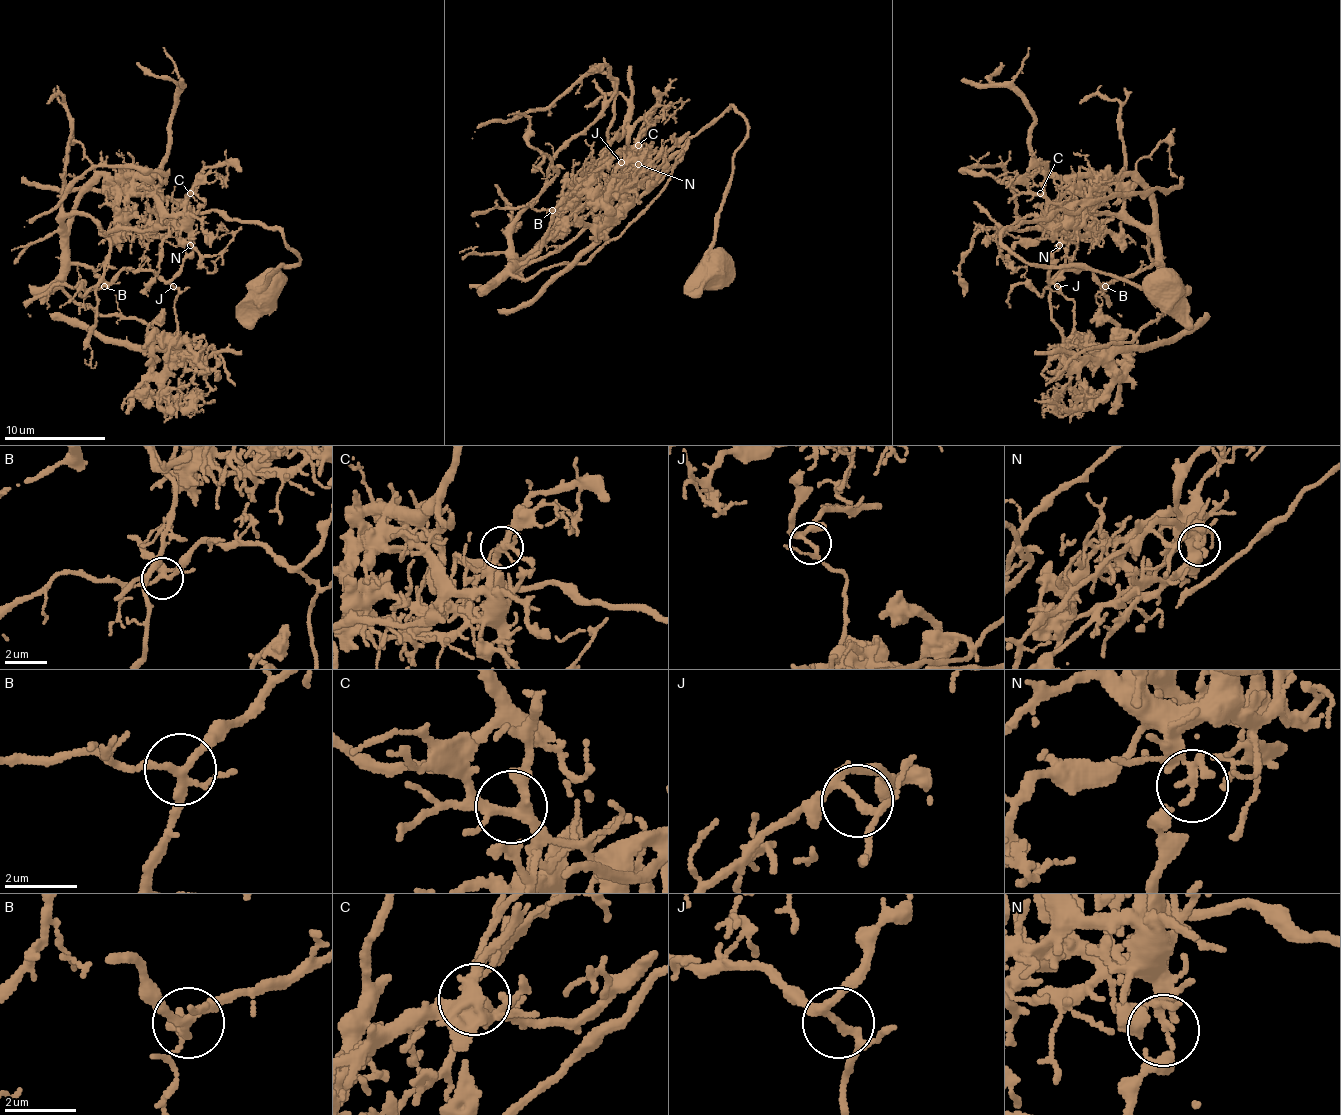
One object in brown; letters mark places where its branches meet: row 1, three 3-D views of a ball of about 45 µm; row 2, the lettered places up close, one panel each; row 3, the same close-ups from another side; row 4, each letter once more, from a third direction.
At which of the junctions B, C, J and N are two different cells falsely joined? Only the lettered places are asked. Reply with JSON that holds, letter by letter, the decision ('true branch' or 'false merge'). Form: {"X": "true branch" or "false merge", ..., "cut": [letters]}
{"B": "true branch", "C": "true branch", "J": "false merge", "N": "false merge", "cut": ["J", "N"]}

